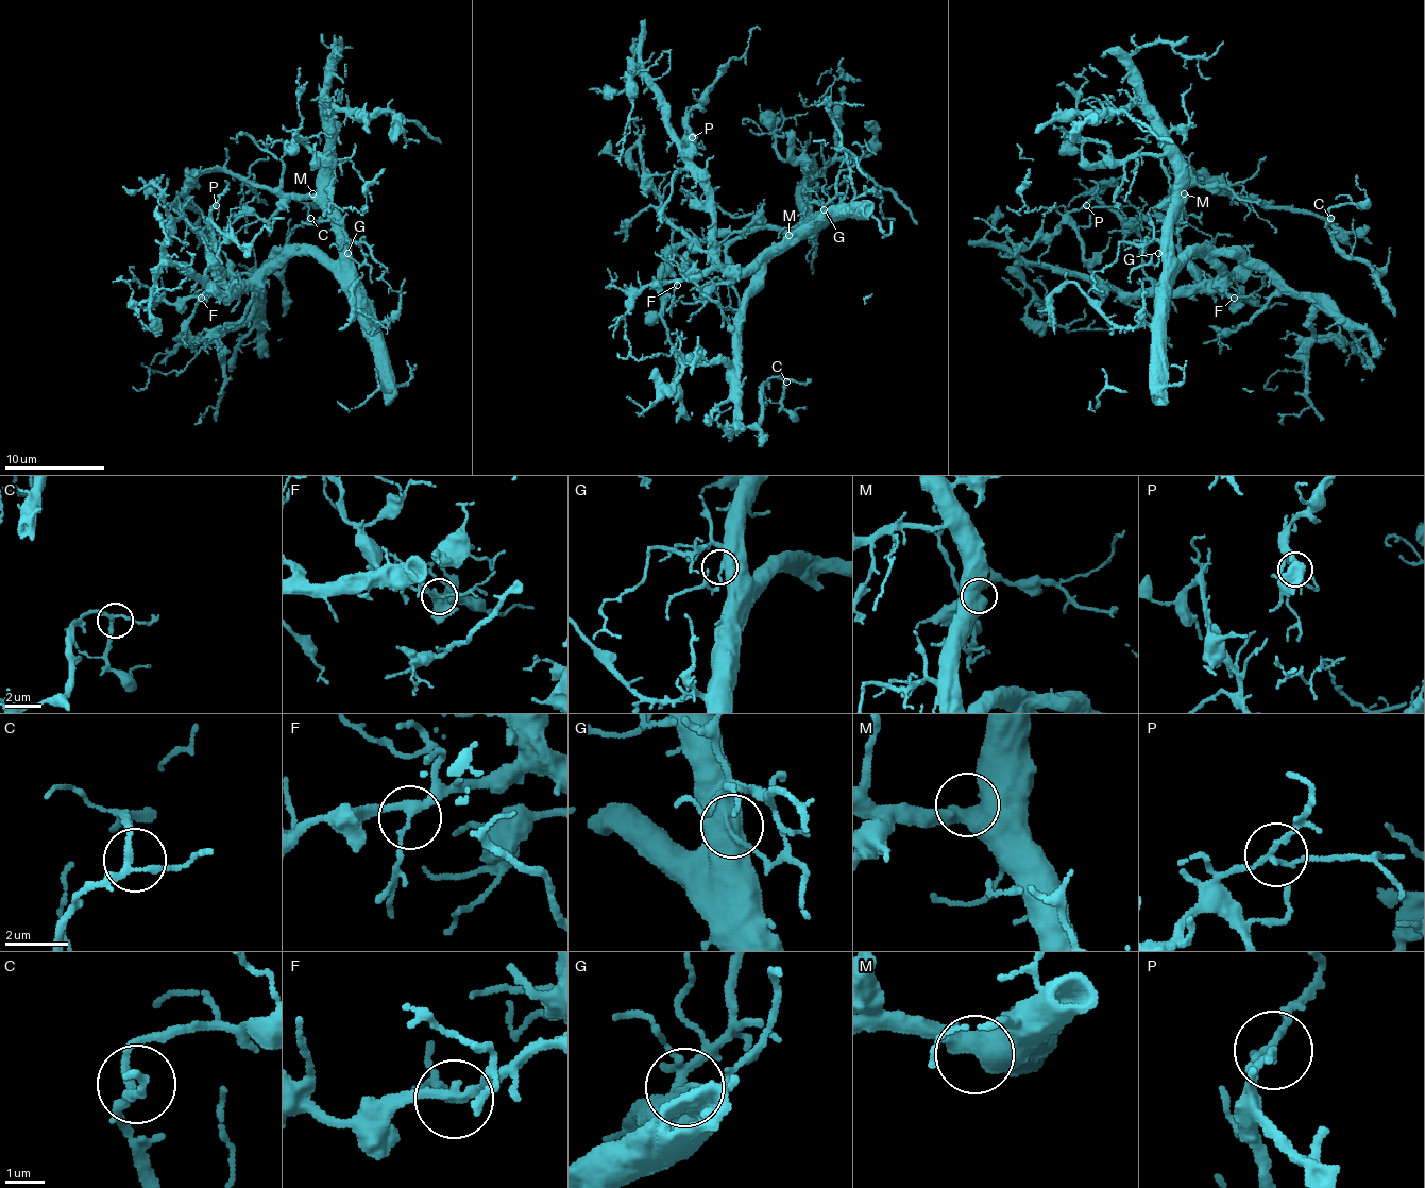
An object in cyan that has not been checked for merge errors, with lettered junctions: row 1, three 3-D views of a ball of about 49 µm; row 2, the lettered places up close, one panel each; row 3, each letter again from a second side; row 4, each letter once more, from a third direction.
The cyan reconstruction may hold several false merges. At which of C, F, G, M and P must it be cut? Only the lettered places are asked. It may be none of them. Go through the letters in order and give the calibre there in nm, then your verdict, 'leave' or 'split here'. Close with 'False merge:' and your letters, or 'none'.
C: 180 nm | leave
F: 240 nm | leave
G: 480 nm | leave
M: 550 nm | leave
P: 160 nm | leave
False merge: none

